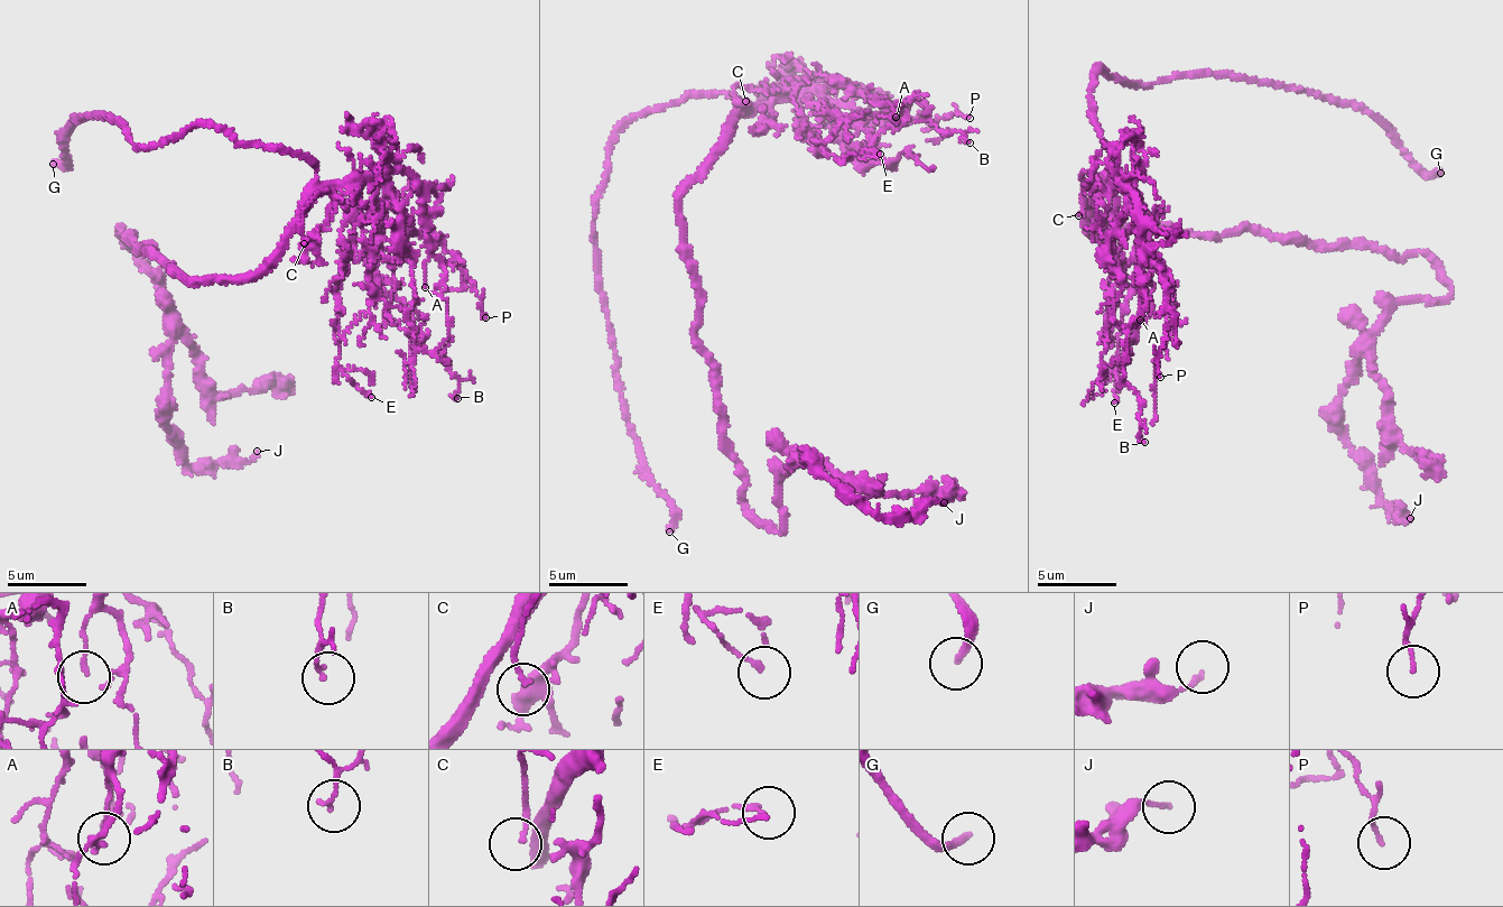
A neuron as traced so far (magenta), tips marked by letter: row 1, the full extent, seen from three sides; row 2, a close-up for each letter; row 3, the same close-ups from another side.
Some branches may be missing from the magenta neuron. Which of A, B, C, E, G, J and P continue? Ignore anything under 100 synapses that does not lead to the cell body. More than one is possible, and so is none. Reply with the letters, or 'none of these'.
G

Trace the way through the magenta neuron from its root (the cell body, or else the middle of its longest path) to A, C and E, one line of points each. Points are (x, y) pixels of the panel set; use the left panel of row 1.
A: (202, 281), (237, 281), (257, 270), (321, 192), (365, 182), (383, 205), (419, 215), (428, 249), (425, 287)
C: (202, 281), (237, 281), (257, 270), (321, 192), (346, 187), (342, 194), (323, 193), (306, 204), (304, 243)
E: (202, 281), (237, 281), (257, 270), (321, 192), (361, 183), (334, 339), (335, 366), (371, 397)

